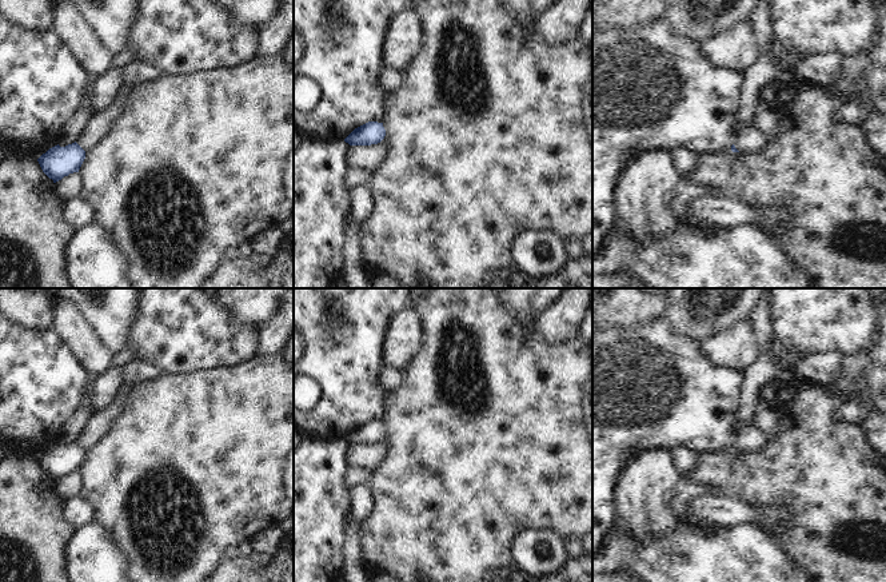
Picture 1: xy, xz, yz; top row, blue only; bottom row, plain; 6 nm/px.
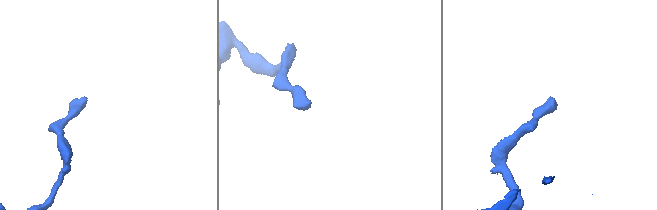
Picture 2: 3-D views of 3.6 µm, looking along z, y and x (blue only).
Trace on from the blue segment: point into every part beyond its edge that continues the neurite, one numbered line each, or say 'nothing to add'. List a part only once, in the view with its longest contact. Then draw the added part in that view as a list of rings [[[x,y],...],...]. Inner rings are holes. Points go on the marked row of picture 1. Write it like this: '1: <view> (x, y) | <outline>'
nothing to add

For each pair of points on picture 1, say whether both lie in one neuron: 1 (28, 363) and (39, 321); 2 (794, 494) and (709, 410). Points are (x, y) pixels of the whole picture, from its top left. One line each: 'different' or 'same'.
1: different
2: different

